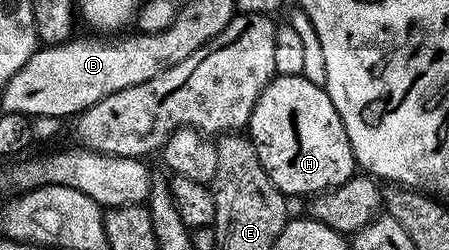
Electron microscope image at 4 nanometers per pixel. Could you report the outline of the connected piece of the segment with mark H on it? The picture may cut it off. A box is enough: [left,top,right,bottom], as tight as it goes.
[249,75,357,198]

